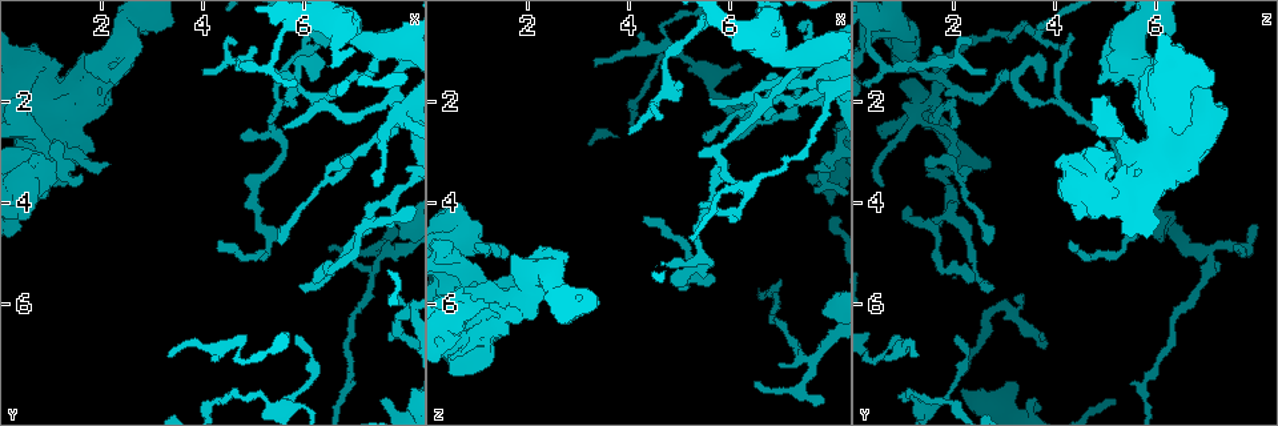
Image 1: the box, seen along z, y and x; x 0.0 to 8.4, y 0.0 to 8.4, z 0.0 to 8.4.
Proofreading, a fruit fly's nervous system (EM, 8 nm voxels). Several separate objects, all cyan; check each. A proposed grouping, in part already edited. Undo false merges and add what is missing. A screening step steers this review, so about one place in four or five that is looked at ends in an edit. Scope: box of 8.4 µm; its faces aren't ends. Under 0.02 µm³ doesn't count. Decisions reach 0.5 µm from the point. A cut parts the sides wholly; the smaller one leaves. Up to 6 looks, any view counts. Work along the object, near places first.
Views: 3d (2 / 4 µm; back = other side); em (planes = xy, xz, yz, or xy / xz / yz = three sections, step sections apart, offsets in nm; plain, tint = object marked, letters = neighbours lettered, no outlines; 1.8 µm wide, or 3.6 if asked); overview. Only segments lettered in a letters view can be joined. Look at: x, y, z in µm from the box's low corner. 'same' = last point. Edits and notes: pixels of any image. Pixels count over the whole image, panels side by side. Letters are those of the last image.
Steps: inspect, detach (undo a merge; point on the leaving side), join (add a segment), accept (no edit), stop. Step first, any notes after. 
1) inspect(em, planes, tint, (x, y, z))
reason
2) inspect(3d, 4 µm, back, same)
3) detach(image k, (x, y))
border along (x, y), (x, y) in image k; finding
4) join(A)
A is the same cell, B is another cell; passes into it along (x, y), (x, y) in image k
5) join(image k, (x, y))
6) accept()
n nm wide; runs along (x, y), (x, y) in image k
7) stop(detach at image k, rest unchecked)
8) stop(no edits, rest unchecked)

inspect(em, yz, step 16, tint, (6.65, 5.25, 1.70))
sharp bend

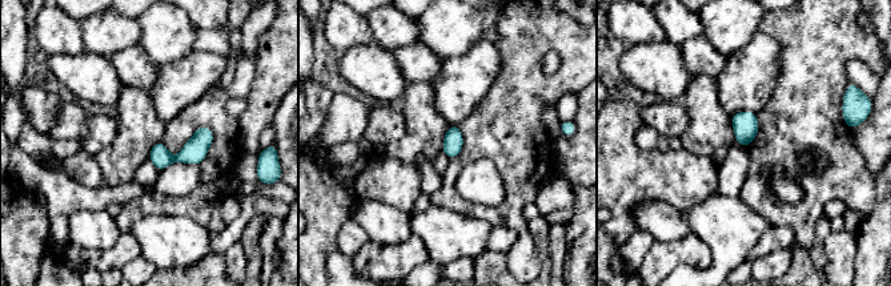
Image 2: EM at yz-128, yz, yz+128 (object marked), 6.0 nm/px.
inspect(em, planes, tint, same)
another direction

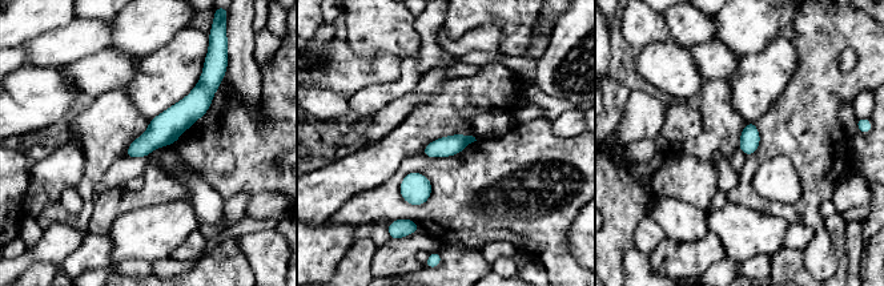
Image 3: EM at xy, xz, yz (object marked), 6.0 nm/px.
inspect(em, planes, letters, same)
what lies round it

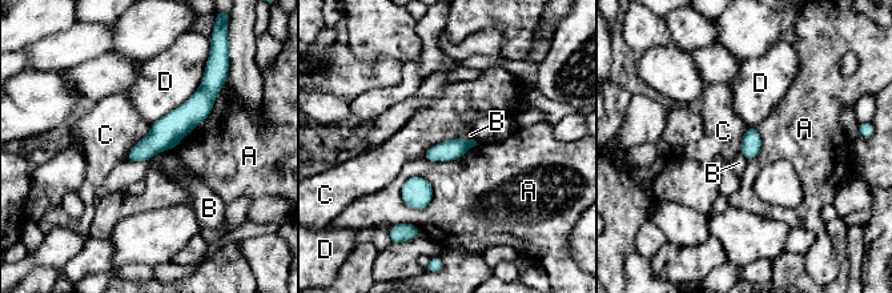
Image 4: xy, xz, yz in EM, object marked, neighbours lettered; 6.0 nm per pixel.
accept()
A, B, C and D are other cells; one cell here

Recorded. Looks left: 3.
inspect(3d, 2 µm, (5.55, 2.05, 3.95))
abrupt turn

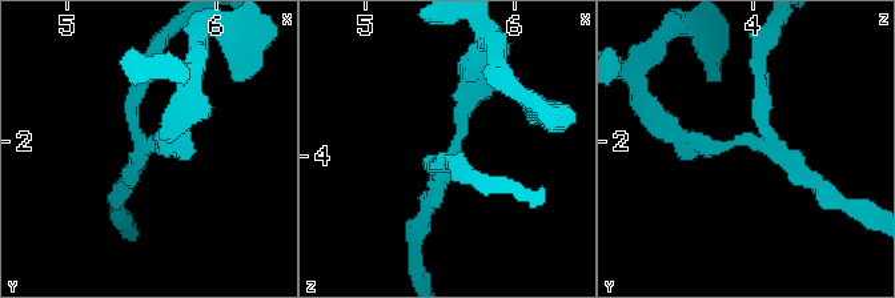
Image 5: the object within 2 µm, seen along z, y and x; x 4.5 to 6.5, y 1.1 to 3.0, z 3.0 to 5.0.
inspect(em, planes, letters, (5.58, 2.00, 3.94))
shape alone is not enough

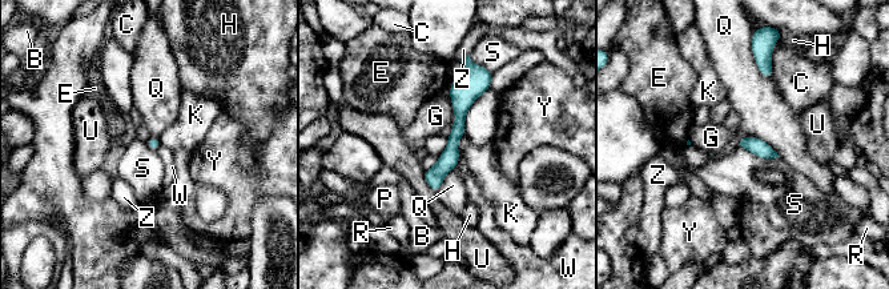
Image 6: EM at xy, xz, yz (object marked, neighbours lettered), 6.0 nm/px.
accept()
B, C, E, G, H, K, P, Q, R, S, U, W, Y and Z are other cells; runs along (467, 69), (459, 129), (434, 187) in image 6; continuous, no second cell

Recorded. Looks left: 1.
stop(no edits, rest unchecked)

